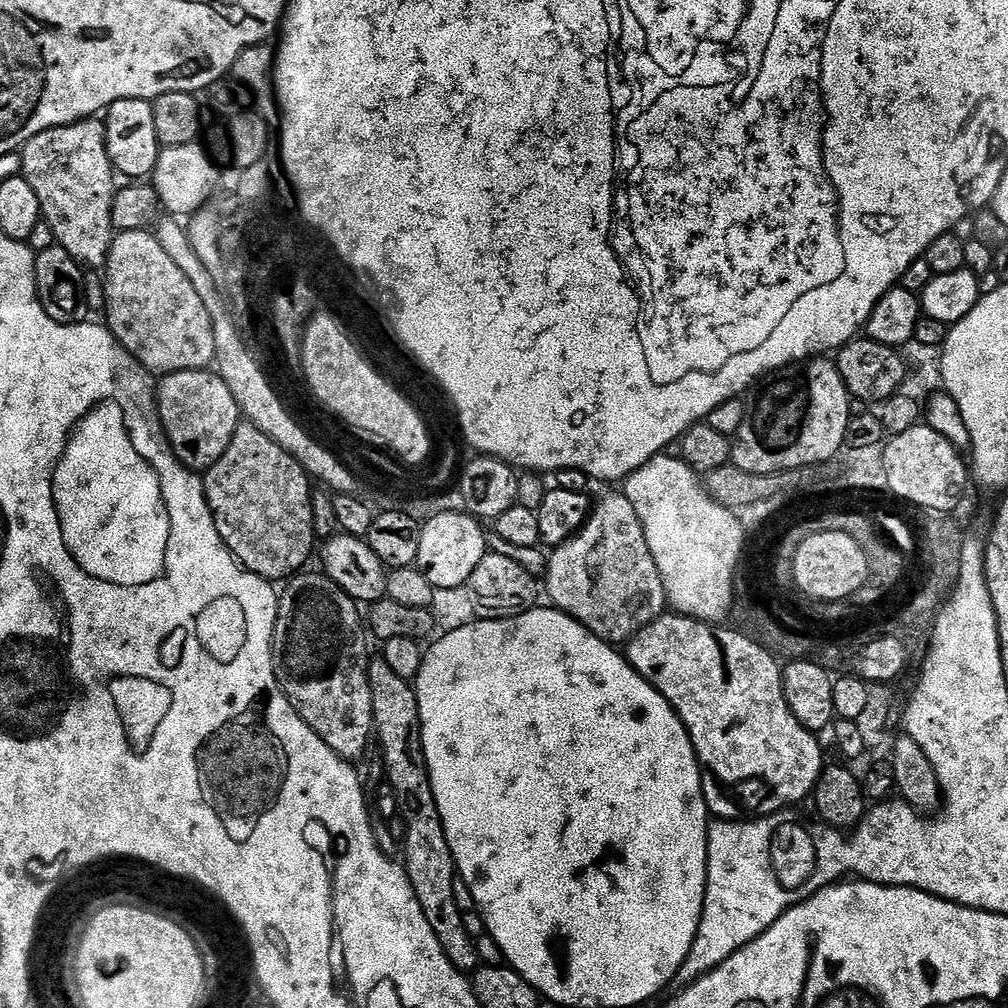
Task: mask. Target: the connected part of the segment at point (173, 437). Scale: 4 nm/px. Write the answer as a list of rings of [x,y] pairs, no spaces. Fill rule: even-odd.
[[[212,370],[173,372],[161,380],[164,381],[158,384],[160,422],[176,459],[192,470],[213,467],[228,452],[242,423],[239,402],[231,392],[231,383],[215,376]]]

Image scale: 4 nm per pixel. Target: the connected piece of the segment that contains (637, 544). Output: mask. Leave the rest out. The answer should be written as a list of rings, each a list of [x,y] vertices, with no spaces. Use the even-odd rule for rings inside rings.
[[[623,491],[597,503],[579,531],[553,552],[548,560],[549,601],[601,640],[628,640],[665,615],[664,577],[648,547],[644,522]]]

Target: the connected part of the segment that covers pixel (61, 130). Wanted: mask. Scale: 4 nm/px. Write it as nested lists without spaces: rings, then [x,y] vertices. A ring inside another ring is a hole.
[[[89,118],[43,131],[27,141],[20,154],[23,178],[38,195],[41,215],[51,225],[57,245],[88,268],[107,263],[116,235],[116,172],[105,146],[105,123],[98,121]]]

